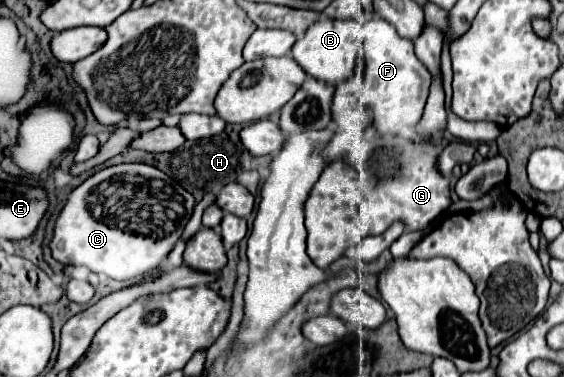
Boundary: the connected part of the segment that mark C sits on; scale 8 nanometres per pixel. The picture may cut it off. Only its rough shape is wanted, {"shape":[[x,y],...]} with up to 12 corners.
{"shape":[[152,165],[106,167],[68,195],[50,251],[142,279],[194,197]]}

